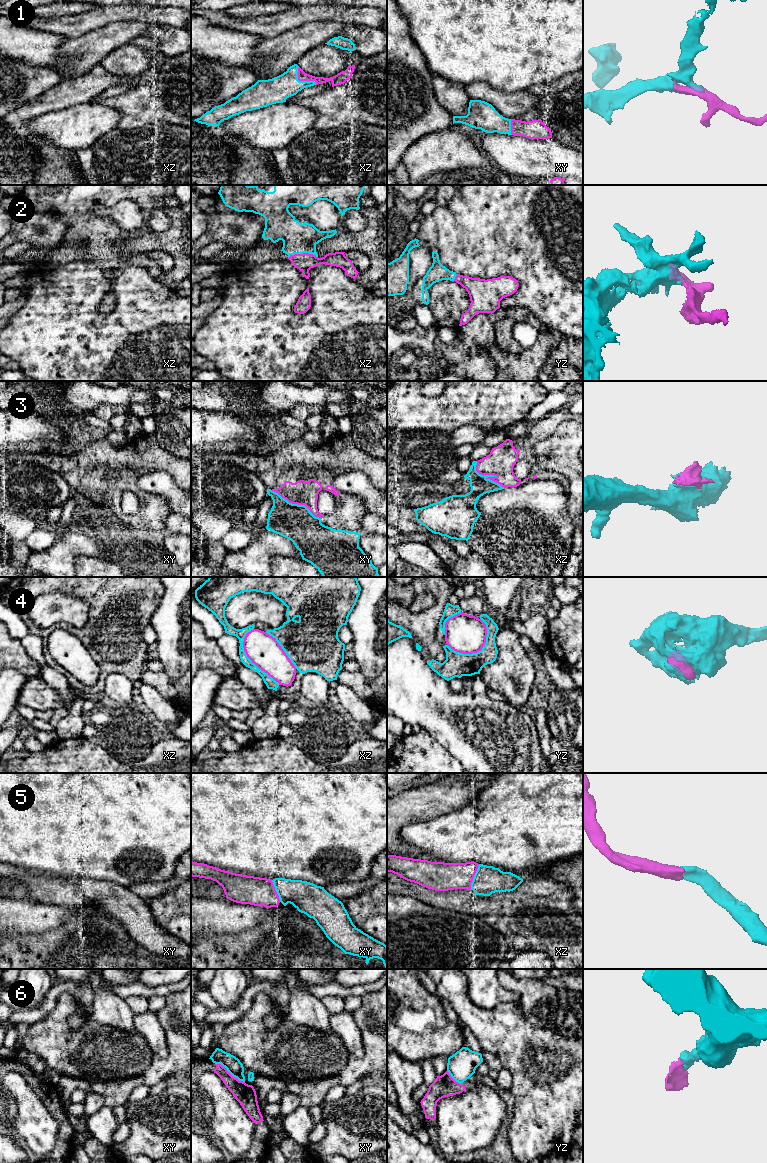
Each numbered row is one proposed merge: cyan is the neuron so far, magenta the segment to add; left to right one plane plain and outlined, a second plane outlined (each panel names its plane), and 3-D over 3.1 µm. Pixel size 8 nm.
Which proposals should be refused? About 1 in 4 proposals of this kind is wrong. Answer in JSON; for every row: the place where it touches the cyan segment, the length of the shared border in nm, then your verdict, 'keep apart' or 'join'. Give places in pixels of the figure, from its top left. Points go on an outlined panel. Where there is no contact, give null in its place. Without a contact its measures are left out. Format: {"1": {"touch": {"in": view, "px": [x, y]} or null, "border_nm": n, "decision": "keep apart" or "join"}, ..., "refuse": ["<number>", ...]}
{"1": {"touch": {"in": "xz", "px": [302, 81]}, "border_nm": 200, "decision": "join"}, "2": {"touch": {"in": "xz", "px": [302, 253]}, "border_nm": 240, "decision": "join"}, "3": {"touch": {"in": "xz", "px": [486, 475]}, "border_nm": 320, "decision": "keep apart"}, "4": {"touch": {"in": "yz", "px": [477, 652]}, "border_nm": 360, "decision": "keep apart"}, "5": {"touch": {"in": "xz", "px": [474, 877]}, "border_nm": 220, "decision": "join"}, "6": {"touch": {"in": "xy", "px": [230, 1073]}, "border_nm": 280, "decision": "keep apart"}, "refuse": ["3", "4", "6"]}

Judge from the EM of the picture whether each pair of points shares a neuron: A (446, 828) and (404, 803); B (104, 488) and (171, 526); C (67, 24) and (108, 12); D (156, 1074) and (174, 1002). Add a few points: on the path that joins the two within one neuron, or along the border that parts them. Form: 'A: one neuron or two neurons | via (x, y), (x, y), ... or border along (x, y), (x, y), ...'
A: two neurons | border along (454, 810), (429, 820), (409, 824)
B: two neurons | border along (168, 512), (164, 518), (165, 532)
C: one neuron | via (77, 24), (98, 18)
D: one neuron | via (174, 1056), (178, 1052), (177, 1020)

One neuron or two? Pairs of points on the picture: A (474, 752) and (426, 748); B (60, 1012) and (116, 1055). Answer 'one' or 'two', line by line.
A: two
B: one

